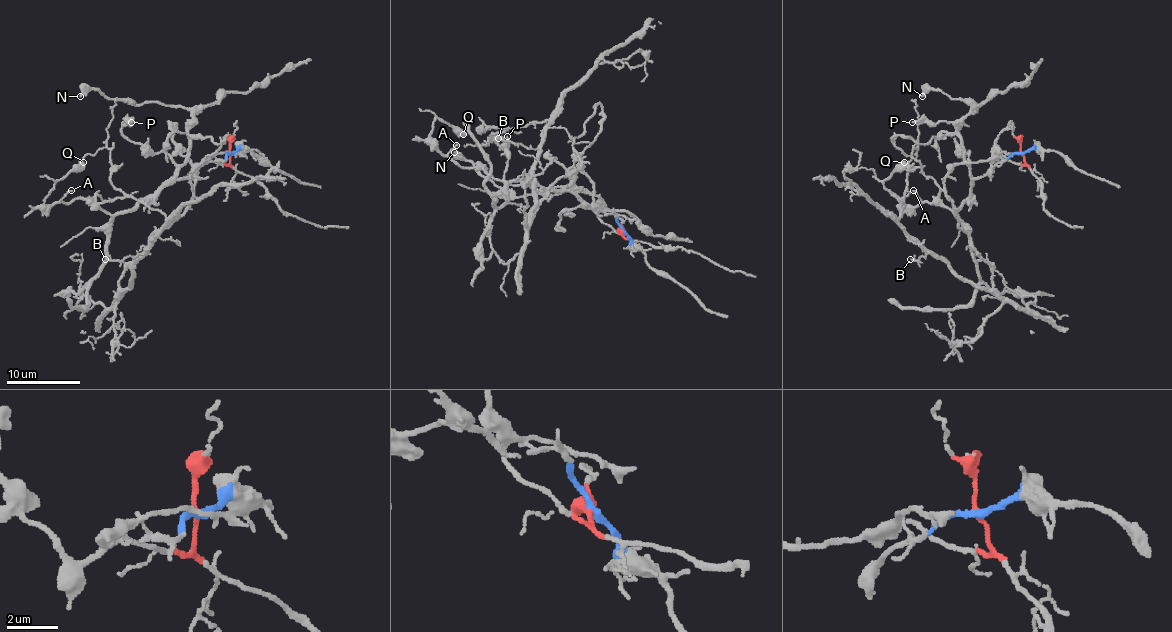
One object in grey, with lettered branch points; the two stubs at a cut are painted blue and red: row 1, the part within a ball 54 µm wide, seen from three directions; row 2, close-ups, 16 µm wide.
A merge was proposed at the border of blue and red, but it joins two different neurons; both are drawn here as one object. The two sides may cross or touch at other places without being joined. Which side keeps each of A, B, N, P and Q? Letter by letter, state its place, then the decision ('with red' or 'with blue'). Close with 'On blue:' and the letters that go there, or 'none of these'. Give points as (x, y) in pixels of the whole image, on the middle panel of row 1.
A: at (456, 145); with blue
B: at (498, 138); with red
N: at (454, 152); with blue
P: at (507, 136); with blue
Q: at (463, 134); with blue
On blue: A, N, P, Q

